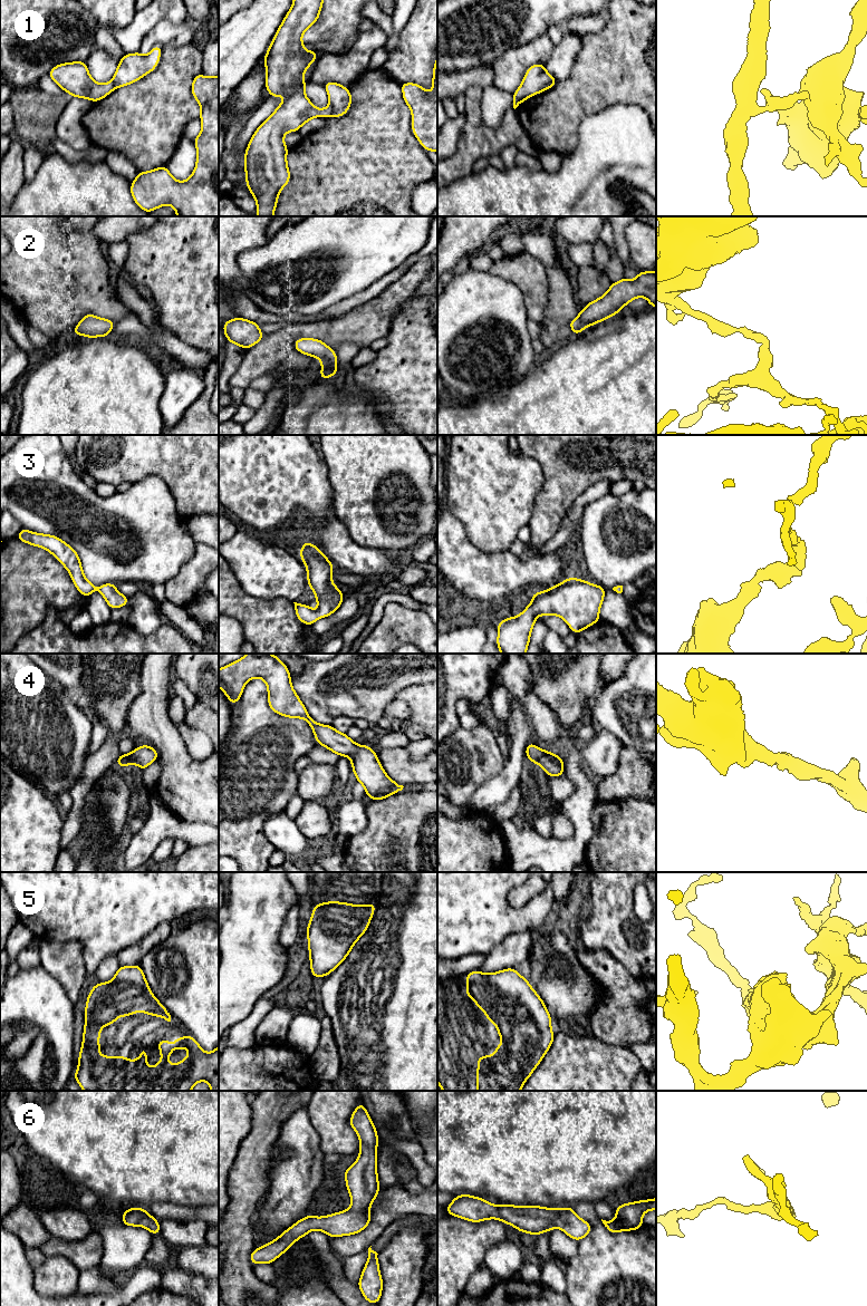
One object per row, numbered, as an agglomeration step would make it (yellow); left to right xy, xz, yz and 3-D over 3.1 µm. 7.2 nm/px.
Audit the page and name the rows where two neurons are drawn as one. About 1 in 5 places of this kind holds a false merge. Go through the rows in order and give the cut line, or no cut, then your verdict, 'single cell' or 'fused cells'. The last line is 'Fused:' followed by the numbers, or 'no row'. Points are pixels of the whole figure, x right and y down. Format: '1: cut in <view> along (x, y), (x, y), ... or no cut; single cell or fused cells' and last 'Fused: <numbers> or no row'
1: cut in xz along (329, 106), (333, 115); fused cells
2: no cut; single cell
3: no cut; single cell
4: no cut; single cell
5: no cut; single cell
6: no cut; single cell
Fused: 1

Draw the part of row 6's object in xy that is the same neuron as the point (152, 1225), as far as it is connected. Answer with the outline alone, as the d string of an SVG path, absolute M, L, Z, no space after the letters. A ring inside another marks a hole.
M131 1207L127 1211L121 1215L124 1226L139 1226L146 1228L152 1235L160 1235L160 1221L154 1219L147 1210L136 1207Z

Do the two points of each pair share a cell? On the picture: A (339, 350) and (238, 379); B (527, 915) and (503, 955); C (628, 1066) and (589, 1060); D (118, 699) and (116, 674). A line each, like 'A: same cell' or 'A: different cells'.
A: different cells
B: different cells
C: same cell
D: same cell

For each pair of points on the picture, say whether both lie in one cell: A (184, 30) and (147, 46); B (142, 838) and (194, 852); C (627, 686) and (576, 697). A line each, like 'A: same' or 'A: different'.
A: same
B: different
C: different

